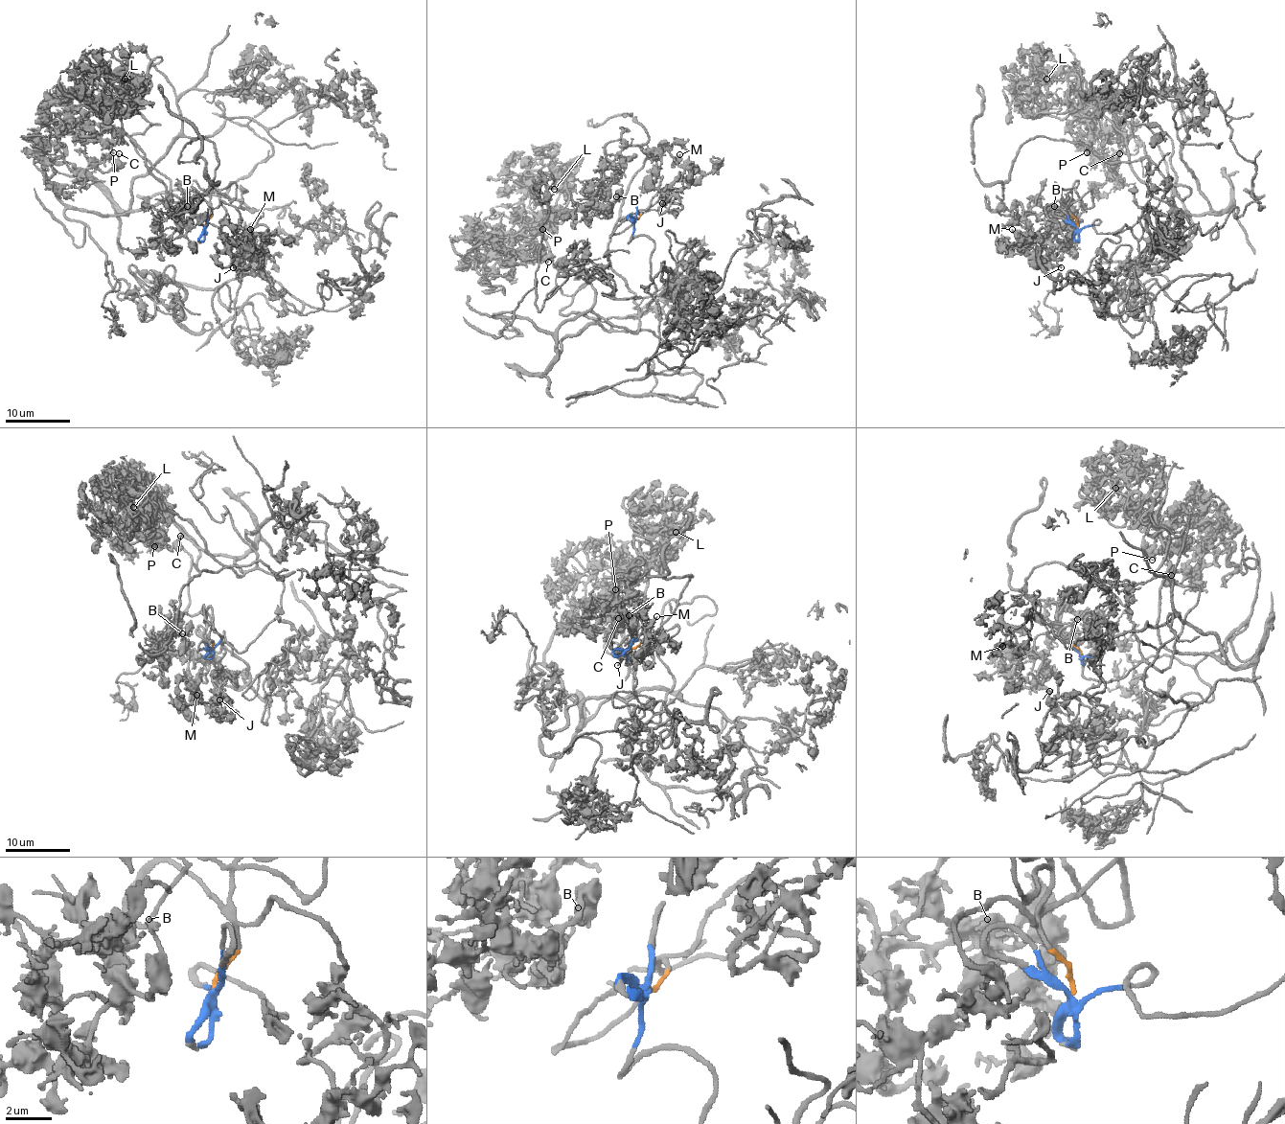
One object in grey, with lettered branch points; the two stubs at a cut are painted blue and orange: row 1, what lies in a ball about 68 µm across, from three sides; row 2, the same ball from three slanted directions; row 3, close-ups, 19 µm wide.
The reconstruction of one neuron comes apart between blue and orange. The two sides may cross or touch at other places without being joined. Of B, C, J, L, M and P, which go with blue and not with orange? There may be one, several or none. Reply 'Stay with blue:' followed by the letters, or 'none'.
Stay with blue: B, C, L, P

